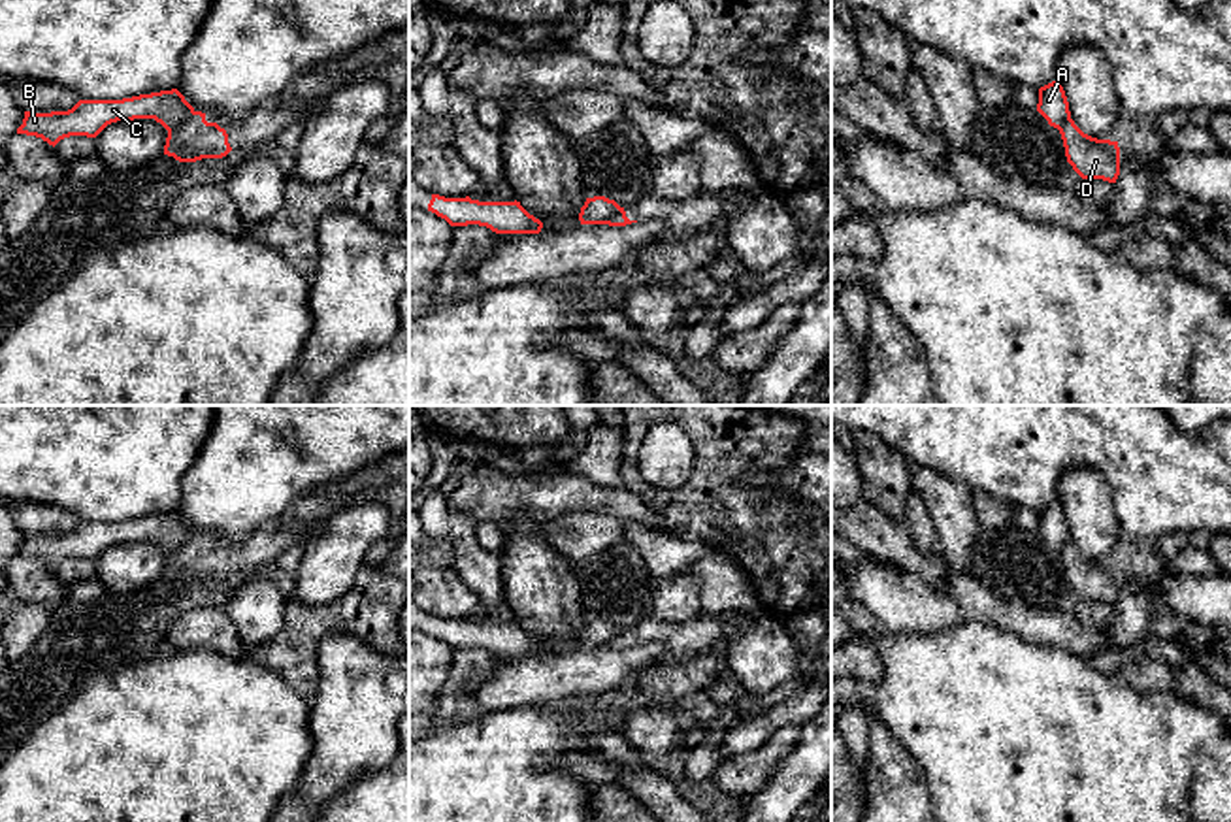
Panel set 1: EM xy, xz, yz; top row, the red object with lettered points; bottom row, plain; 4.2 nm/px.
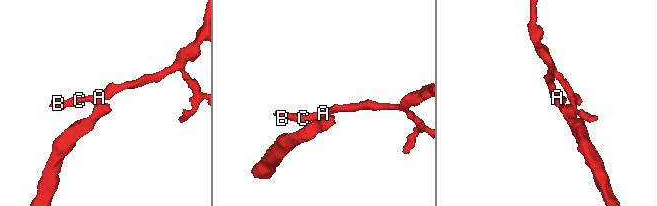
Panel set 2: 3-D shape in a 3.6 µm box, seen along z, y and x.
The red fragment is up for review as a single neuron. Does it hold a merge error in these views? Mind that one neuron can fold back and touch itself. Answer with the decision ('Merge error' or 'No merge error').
Merge error

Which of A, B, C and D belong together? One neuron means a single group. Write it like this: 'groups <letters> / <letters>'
groups A B C / D

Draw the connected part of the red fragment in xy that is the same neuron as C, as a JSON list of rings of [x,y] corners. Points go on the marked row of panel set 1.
[[[172,89],[123,100],[79,100],[68,111],[25,111],[17,134],[41,138],[55,147],[70,136],[96,138],[107,124],[117,121],[155,119],[170,132],[185,124],[192,113],[194,107],[185,96]]]

